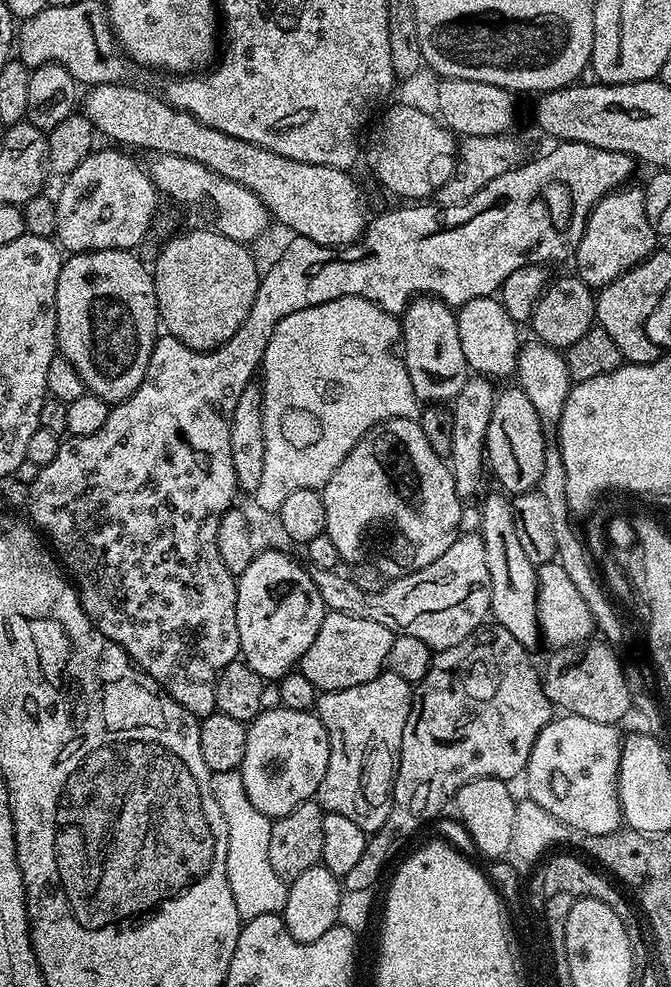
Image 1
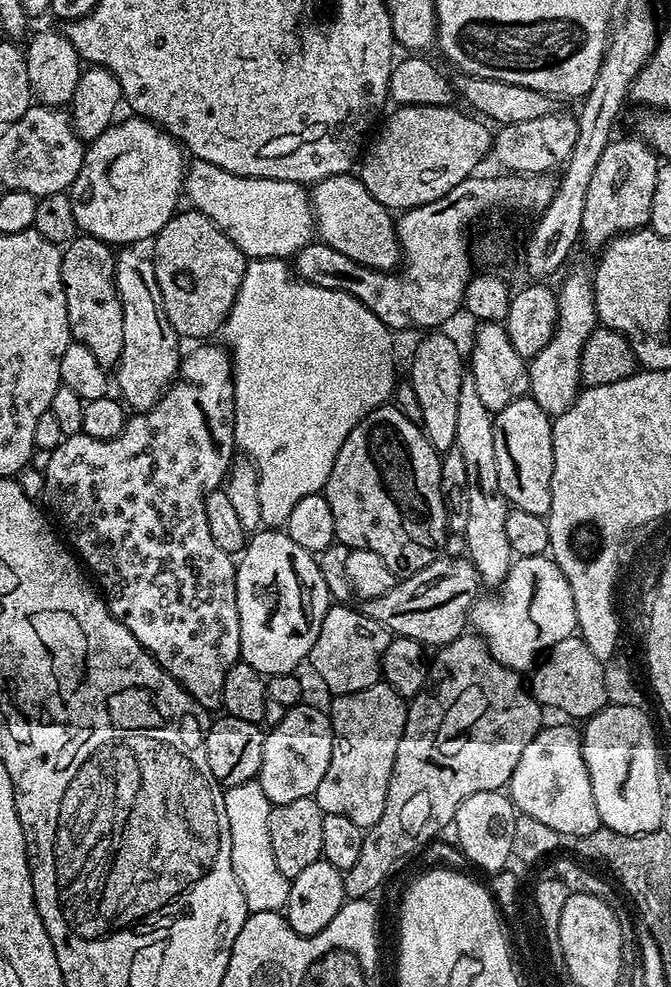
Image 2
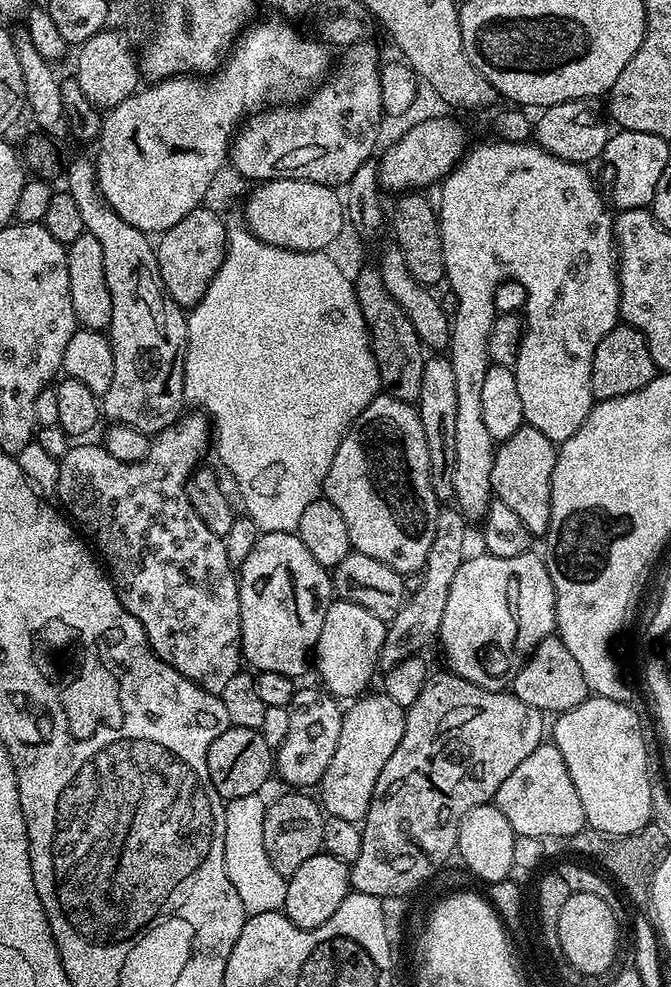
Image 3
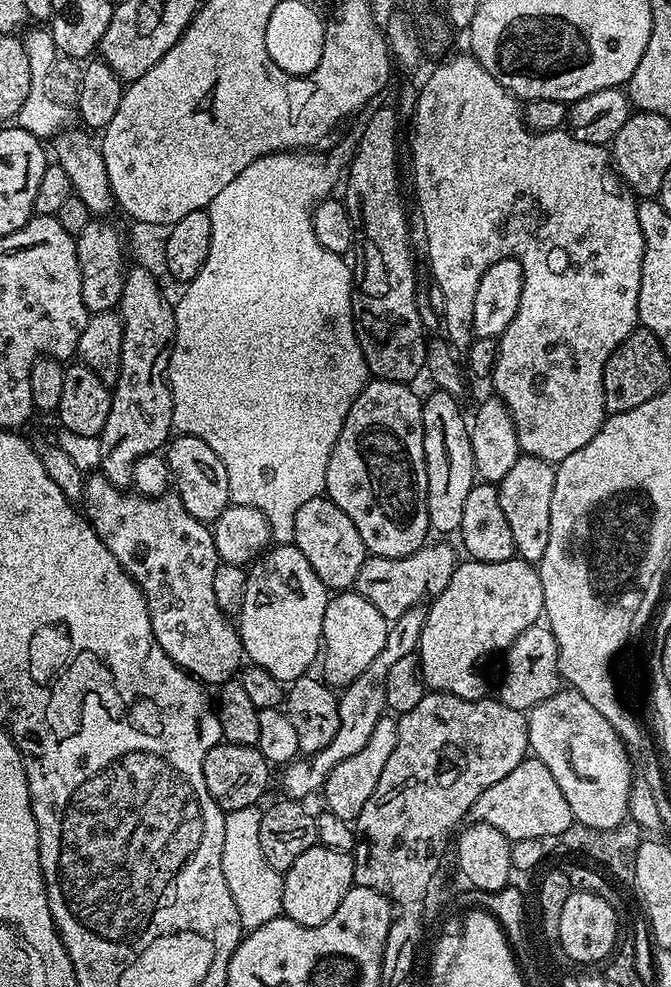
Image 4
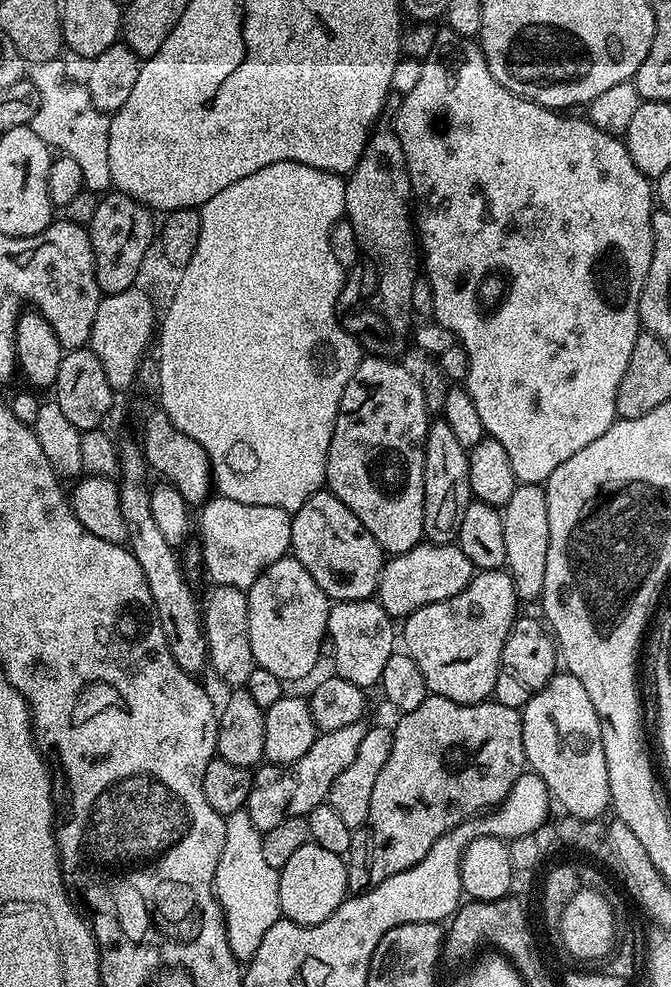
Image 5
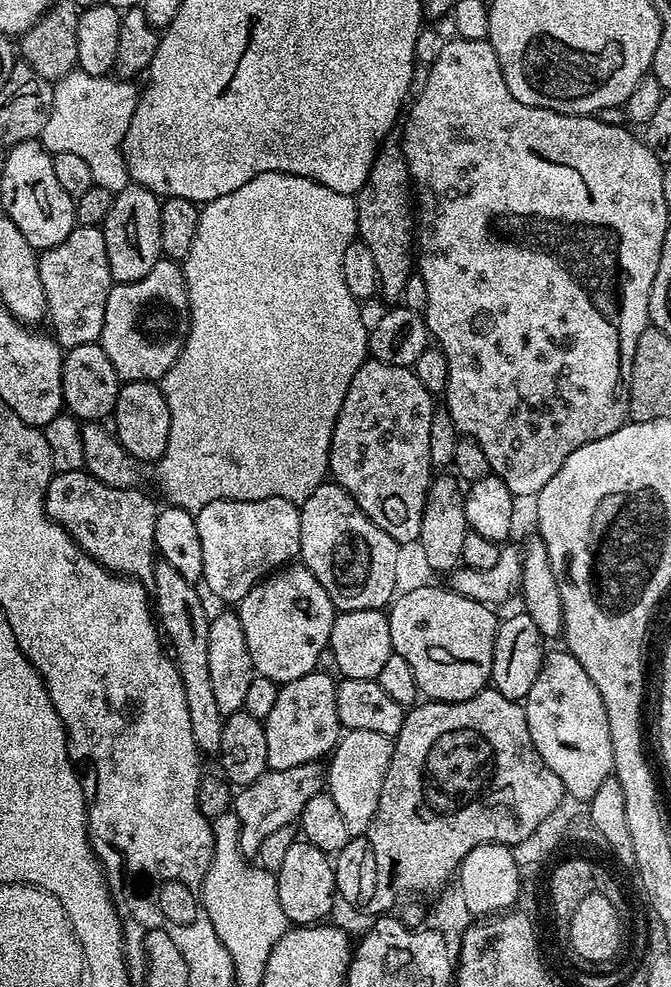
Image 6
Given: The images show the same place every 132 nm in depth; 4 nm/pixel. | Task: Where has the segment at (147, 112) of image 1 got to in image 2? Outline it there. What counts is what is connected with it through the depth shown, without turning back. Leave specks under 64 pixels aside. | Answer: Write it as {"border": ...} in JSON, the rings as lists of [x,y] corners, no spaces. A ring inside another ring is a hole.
{"border":[[[344,173],[320,180],[311,187],[309,200],[321,243],[376,271],[390,272],[399,267],[403,252],[393,213],[366,190],[359,177]]]}

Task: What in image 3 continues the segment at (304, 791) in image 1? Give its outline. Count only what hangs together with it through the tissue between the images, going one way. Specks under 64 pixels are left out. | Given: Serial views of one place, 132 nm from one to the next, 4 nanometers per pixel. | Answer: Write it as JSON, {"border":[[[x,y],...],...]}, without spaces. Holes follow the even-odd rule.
{"border":[[[297,687],[294,698],[288,704],[290,726],[286,730],[286,742],[282,742],[274,752],[274,768],[282,779],[296,790],[308,790],[319,785],[326,774],[326,766],[330,766],[330,758],[334,758],[334,750],[338,750],[338,734],[342,734],[341,701],[336,697],[316,688]]]}

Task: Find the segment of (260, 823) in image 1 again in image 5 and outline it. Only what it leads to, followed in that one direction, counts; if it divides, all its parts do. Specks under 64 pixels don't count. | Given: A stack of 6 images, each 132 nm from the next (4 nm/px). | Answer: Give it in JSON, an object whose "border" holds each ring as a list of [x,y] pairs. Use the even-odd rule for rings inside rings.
{"border":[[[246,810],[224,817],[226,842],[222,846],[219,864],[213,876],[213,888],[220,908],[224,912],[227,926],[227,940],[230,950],[241,962],[252,959],[252,955],[262,946],[266,930],[281,919],[278,902],[278,882],[280,873],[262,854],[263,835],[258,831]]]}

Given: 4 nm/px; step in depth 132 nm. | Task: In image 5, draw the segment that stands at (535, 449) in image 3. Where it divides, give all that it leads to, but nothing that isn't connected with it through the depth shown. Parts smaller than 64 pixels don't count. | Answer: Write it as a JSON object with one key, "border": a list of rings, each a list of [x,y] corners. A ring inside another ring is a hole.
{"border":[[[517,483],[510,502],[502,506],[502,534],[506,541],[506,571],[512,577],[517,597],[532,600],[544,591],[546,550],[550,550],[550,516],[546,514],[546,494],[540,484]]]}

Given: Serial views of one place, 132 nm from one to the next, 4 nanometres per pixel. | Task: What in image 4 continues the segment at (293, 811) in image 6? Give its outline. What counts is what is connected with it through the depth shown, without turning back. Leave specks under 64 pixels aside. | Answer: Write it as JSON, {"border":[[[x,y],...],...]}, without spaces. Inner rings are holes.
{"border":[[[420,606],[411,608],[406,614],[402,614],[402,618],[398,618],[389,627],[386,634],[386,646],[382,646],[378,658],[374,658],[374,662],[366,668],[363,675],[359,676],[354,682],[350,682],[339,693],[340,721],[338,722],[338,734],[334,734],[334,738],[330,738],[326,750],[318,750],[309,756],[301,755],[283,769],[283,795],[287,799],[304,802],[307,801],[307,796],[312,796],[315,792],[317,795],[323,789],[326,778],[330,778],[330,770],[334,770],[334,766],[338,766],[338,762],[346,762],[346,758],[358,754],[358,750],[362,750],[362,746],[366,746],[370,734],[374,731],[374,726],[378,726],[378,722],[389,711],[386,702],[386,682],[390,679],[390,670],[402,658],[413,655],[420,647],[424,614],[425,609]]]}

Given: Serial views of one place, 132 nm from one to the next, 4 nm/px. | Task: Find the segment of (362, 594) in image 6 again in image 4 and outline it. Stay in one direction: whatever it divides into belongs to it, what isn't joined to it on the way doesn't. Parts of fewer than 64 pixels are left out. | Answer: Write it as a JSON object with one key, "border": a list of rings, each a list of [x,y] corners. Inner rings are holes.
{"border":[[[324,494],[310,498],[310,502],[298,509],[294,517],[294,543],[302,554],[306,554],[306,562],[314,566],[314,574],[318,574],[329,590],[351,589],[358,578],[358,570],[362,570],[362,562],[370,555],[354,522],[350,522],[347,514],[342,514]]]}

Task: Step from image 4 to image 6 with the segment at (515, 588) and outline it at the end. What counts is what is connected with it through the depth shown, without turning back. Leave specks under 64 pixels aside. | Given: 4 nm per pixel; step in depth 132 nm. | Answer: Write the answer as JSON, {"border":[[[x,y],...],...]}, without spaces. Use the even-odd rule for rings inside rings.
{"border":[[[447,586],[412,588],[393,599],[386,615],[390,622],[392,651],[406,658],[414,670],[420,696],[432,702],[453,704],[484,691],[492,679],[494,638],[498,616],[489,605],[466,598]]]}

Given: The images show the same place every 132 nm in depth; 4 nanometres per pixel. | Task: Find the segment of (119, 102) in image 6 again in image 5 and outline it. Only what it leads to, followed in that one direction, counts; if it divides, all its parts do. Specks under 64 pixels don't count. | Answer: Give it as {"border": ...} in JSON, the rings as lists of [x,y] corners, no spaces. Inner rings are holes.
{"border":[[[55,61],[45,64],[35,65],[31,69],[30,79],[36,85],[36,93],[40,96],[40,105],[36,108],[36,113],[32,119],[30,127],[42,142],[46,142],[49,149],[55,150],[61,156],[74,158],[82,170],[84,187],[87,191],[97,194],[104,194],[113,187],[112,175],[110,174],[110,116],[109,113],[98,110],[90,98],[87,87],[83,83],[75,84],[66,77],[54,74],[56,68]]]}

